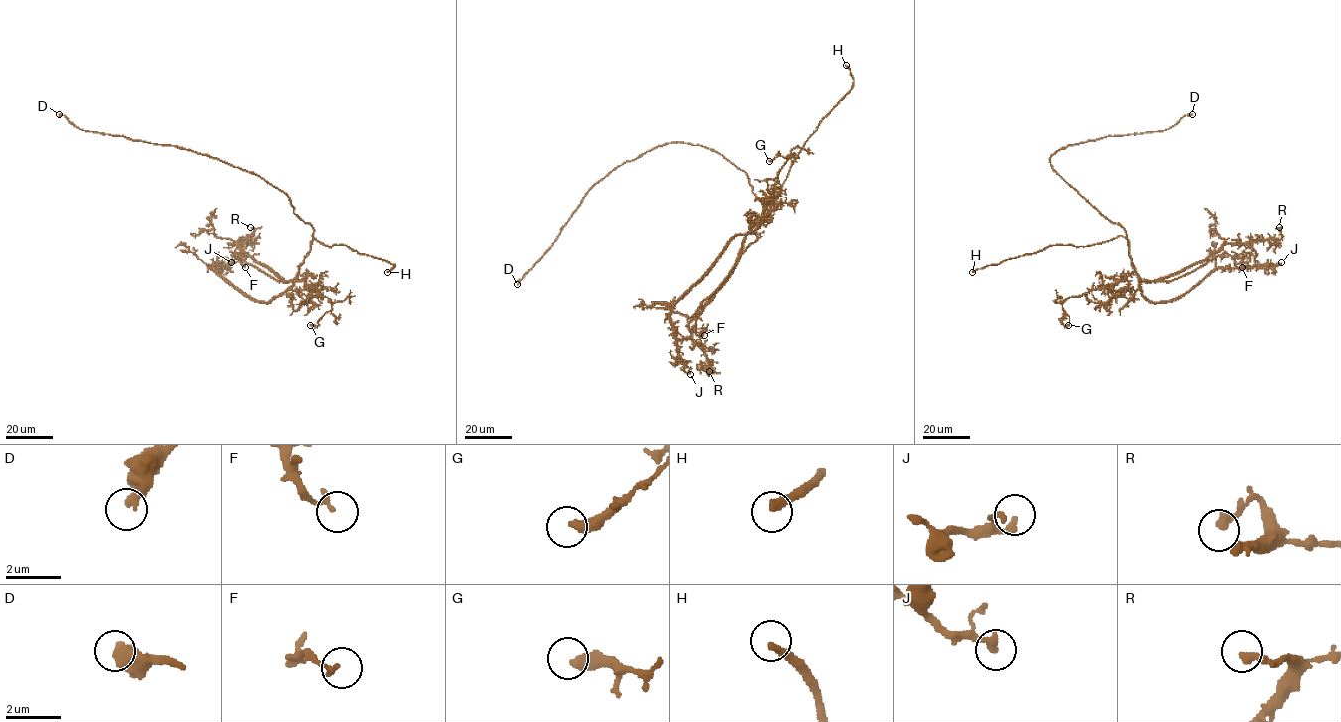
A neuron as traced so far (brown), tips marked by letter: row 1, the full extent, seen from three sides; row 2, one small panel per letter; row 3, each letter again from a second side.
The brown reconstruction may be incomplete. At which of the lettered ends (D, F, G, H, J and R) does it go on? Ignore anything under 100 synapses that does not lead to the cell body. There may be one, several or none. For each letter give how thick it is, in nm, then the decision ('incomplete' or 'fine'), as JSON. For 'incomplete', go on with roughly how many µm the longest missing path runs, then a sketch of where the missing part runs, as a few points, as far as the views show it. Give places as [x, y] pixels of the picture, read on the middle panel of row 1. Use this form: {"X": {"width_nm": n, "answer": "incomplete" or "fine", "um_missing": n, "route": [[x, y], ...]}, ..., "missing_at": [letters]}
{"D": {"width_nm": 400, "answer": "fine"}, "F": {"width_nm": 160, "answer": "fine"}, "G": {"width_nm": 420, "answer": "fine"}, "H": {"width_nm": 300, "answer": "incomplete", "um_missing": 6}, "J": {"width_nm": 240, "answer": "fine"}, "R": {"width_nm": 320, "answer": "fine"}, "missing_at": ["H"]}

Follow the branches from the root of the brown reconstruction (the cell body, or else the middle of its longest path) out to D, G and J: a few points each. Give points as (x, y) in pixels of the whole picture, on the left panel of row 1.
D: (288, 197), (259, 176), (206, 155), (173, 145), (83, 130), (59, 114)
G: (288, 197), (294, 212), (314, 230), (310, 251), (299, 274), (331, 303), (318, 324), (310, 325)
J: (288, 197), (294, 212), (314, 230), (310, 251), (294, 282), (270, 301), (258, 302), (211, 268), (231, 262)

